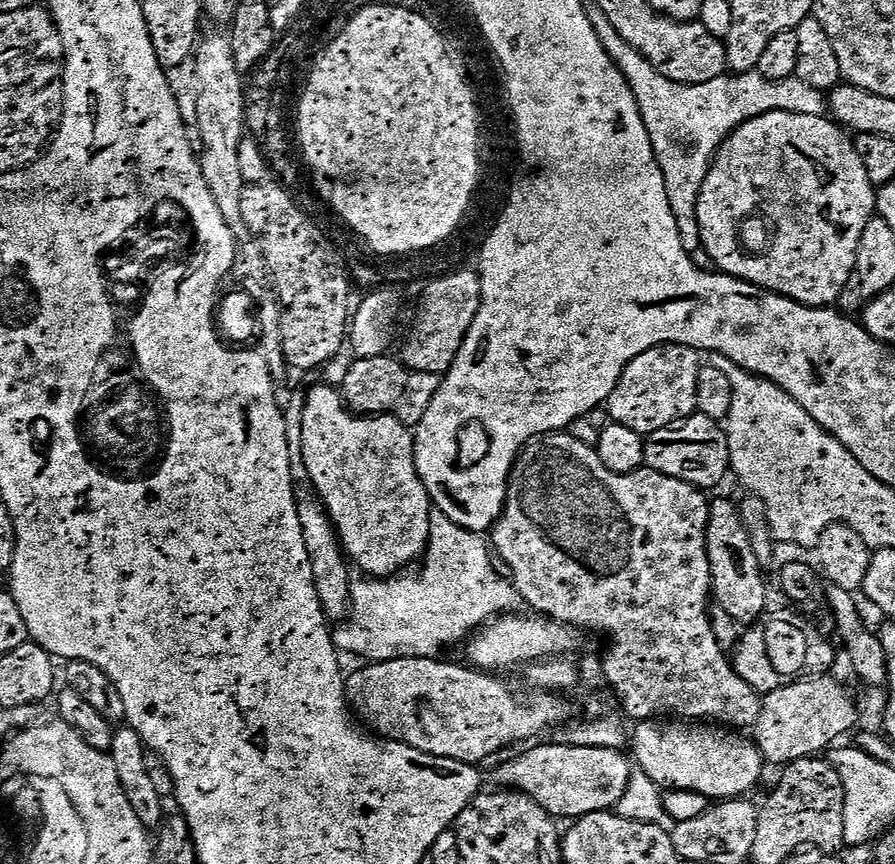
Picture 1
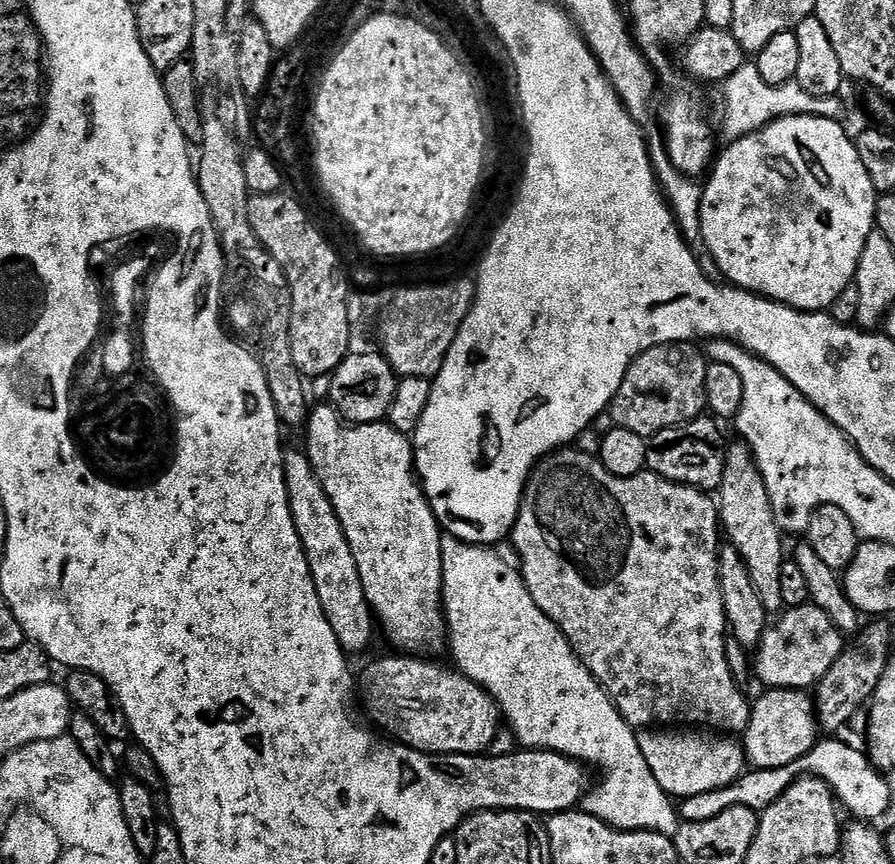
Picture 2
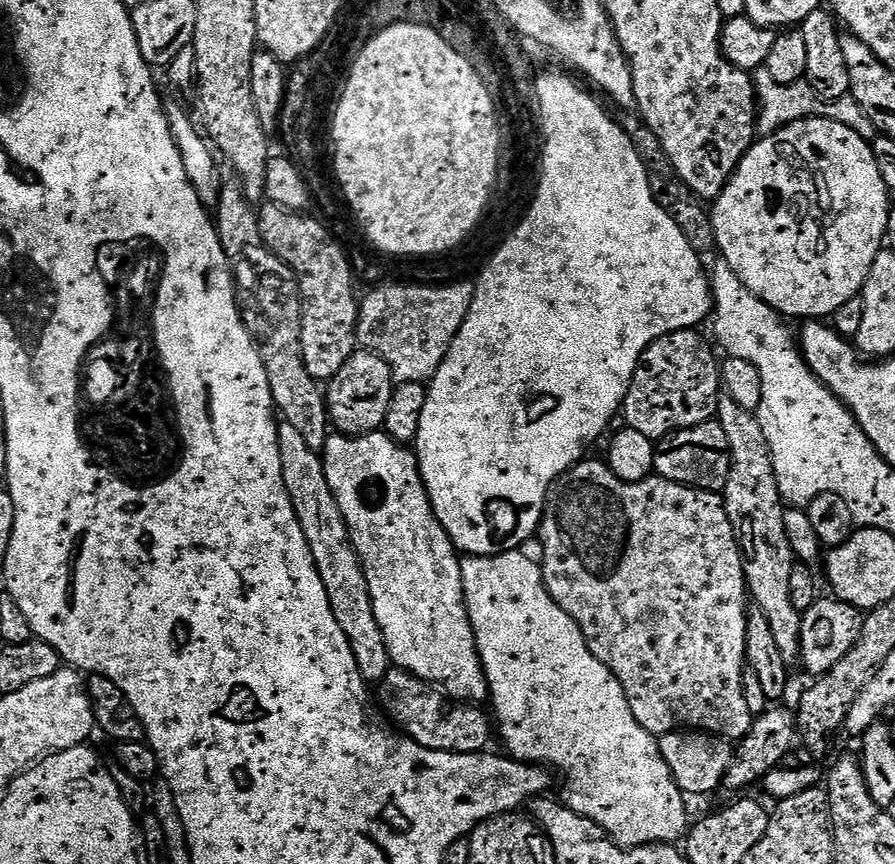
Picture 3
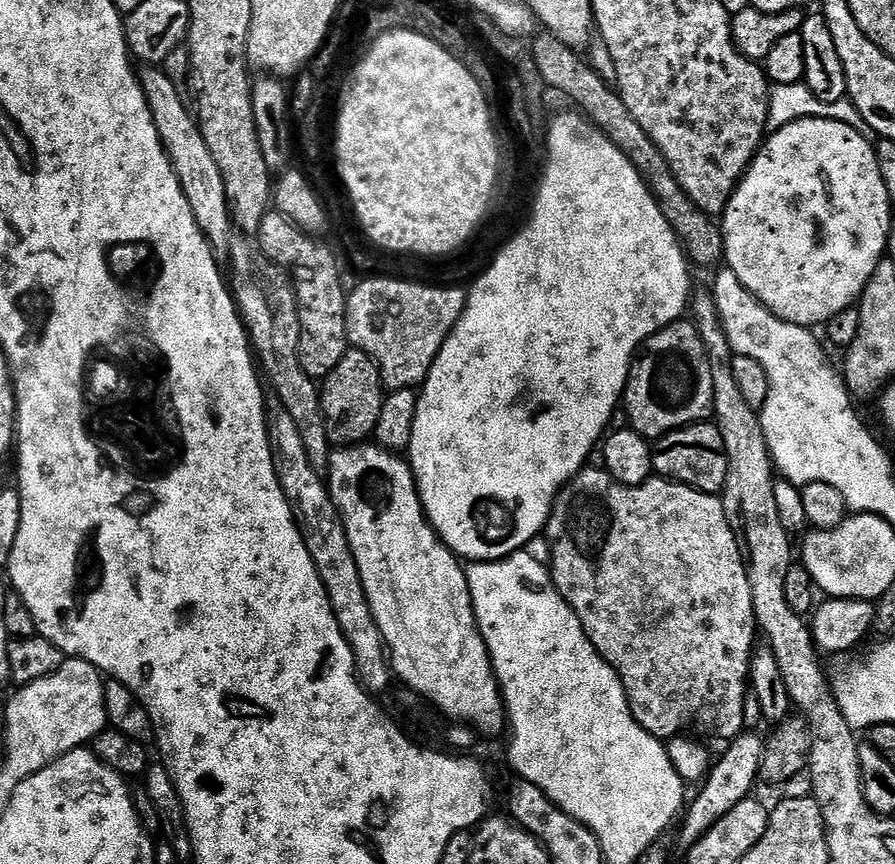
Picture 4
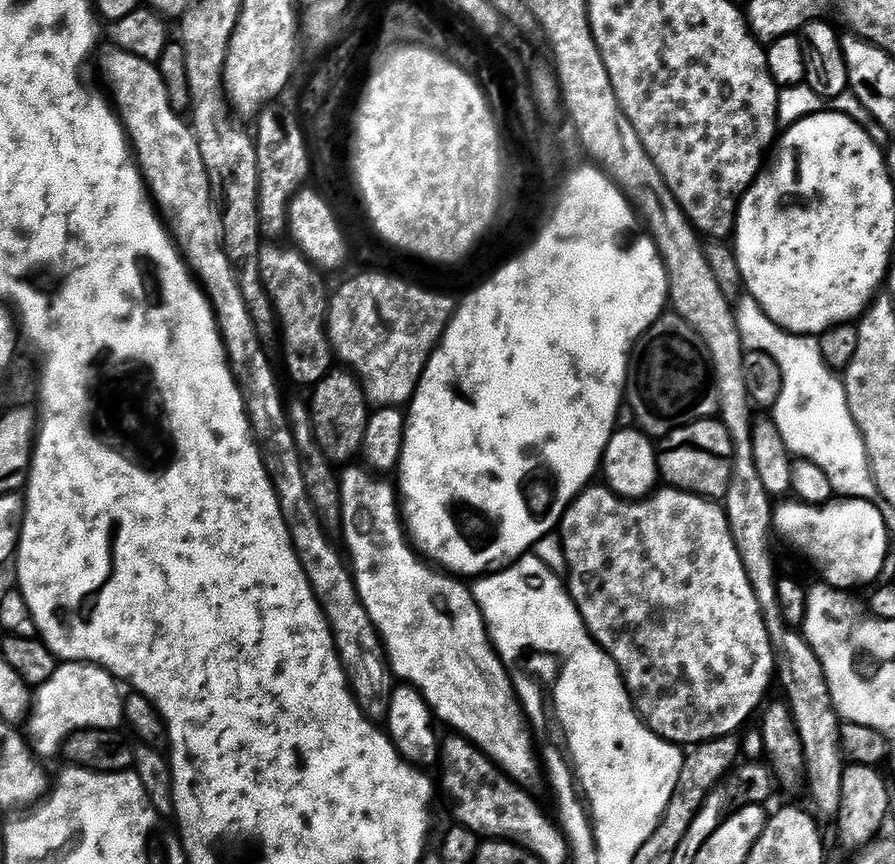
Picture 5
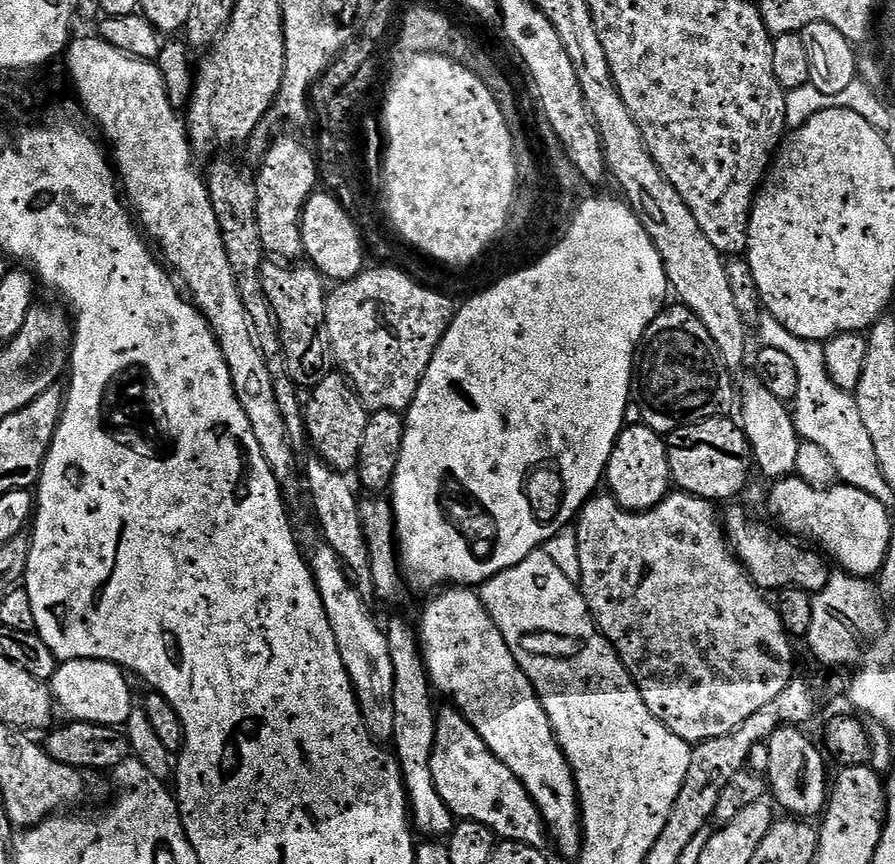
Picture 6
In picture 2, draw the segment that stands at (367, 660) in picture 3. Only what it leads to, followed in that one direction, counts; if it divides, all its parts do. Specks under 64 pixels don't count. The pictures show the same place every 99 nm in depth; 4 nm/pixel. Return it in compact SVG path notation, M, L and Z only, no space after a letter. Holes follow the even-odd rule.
M285 451L282 463L294 526L300 535L300 541L310 566L312 581L318 590L318 598L322 602L322 610L326 614L338 642L344 647L345 653L364 652L372 640L374 613L368 607L362 578L358 574L358 566L354 562L354 554L350 550L338 514L334 510L322 482L316 477L312 463L308 461L307 451Z

